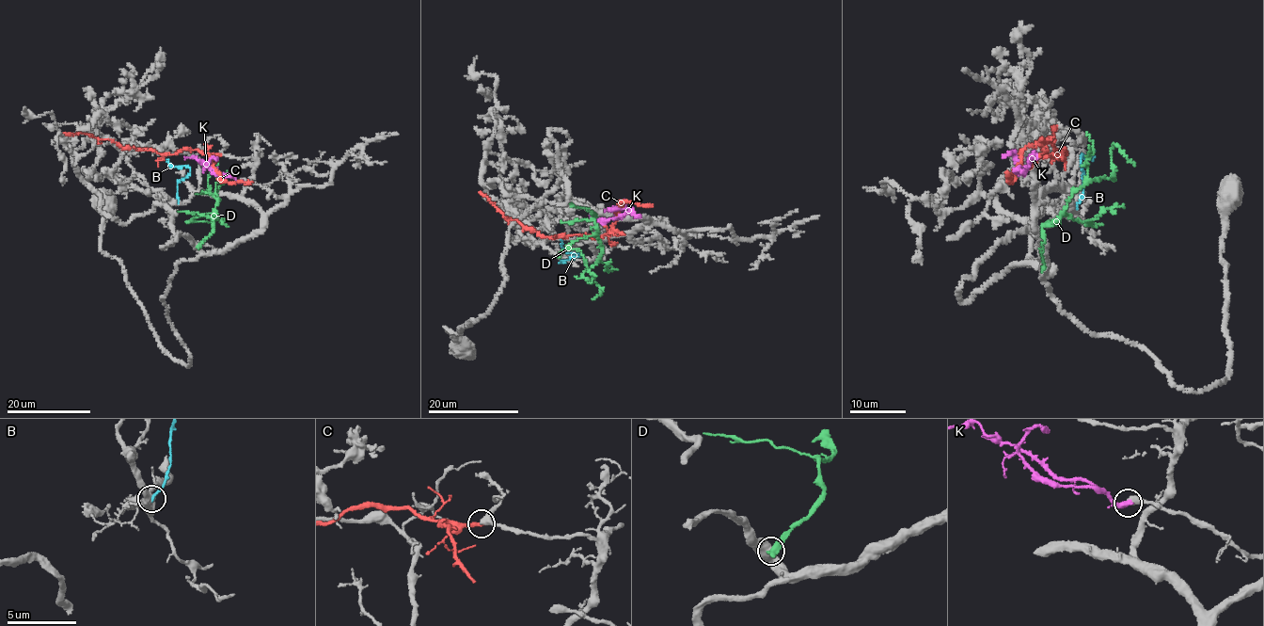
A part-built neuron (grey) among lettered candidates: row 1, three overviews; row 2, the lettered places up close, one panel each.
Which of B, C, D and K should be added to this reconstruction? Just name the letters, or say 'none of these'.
K

